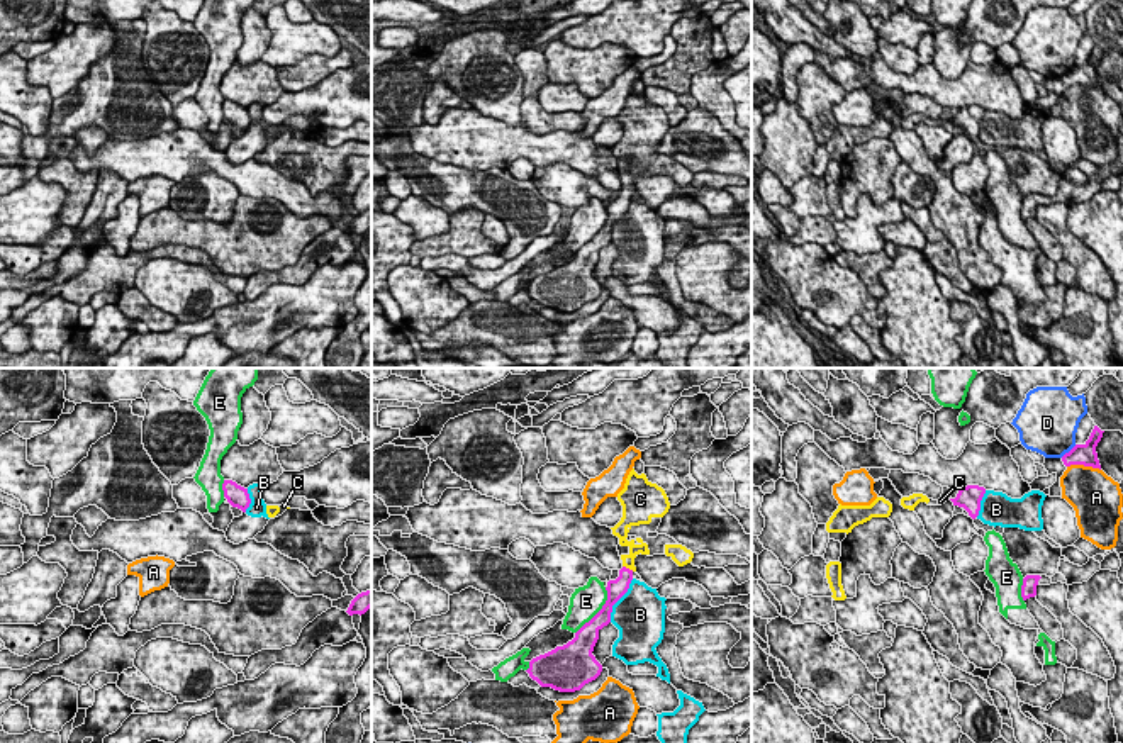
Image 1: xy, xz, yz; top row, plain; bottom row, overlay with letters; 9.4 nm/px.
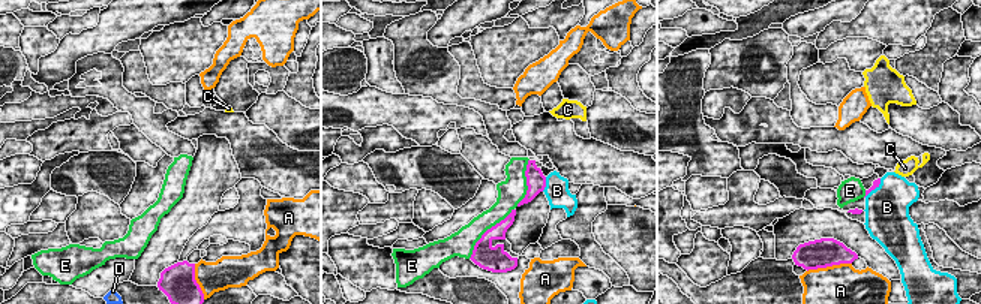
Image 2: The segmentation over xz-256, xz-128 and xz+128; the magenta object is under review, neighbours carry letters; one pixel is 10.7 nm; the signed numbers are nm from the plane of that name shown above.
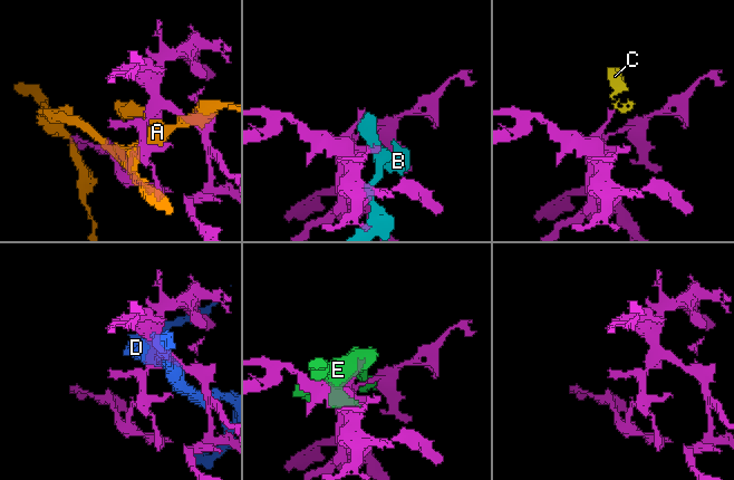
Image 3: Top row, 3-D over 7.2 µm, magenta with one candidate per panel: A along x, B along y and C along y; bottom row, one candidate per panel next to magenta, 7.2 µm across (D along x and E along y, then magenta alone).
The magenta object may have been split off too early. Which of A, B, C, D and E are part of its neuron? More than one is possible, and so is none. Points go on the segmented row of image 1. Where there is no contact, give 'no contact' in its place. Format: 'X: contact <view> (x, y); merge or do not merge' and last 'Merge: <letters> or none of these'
A: contact yz (1084, 465); do not merge
B: contact xz (618, 599); do not merge
C: contact xz (628, 569); merge
D: contact yz (1069, 452); do not merge
E: contact xz (599, 611); do not merge
Merge: C

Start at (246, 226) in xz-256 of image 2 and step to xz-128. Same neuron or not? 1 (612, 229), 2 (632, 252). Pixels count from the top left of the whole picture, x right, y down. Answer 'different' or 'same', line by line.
1: different
2: different

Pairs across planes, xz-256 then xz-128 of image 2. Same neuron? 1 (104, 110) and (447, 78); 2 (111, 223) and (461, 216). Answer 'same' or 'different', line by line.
1: different
2: different

